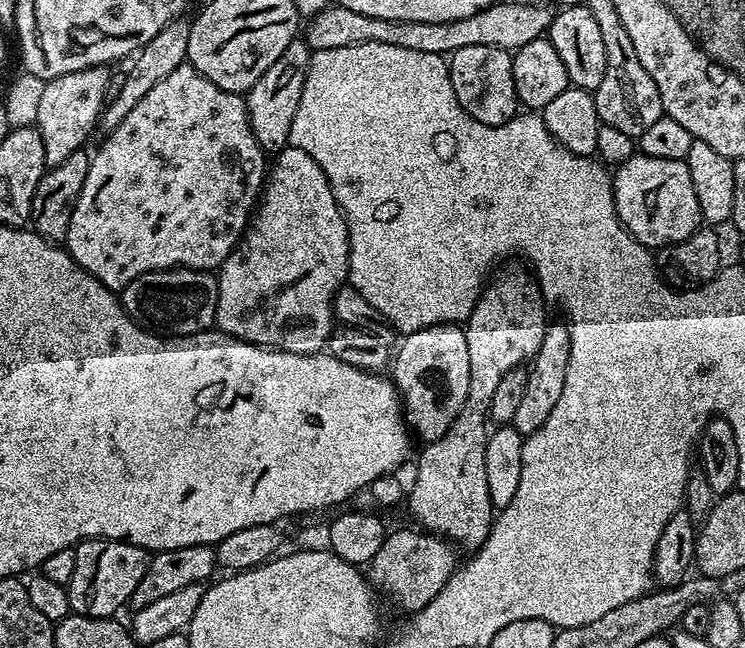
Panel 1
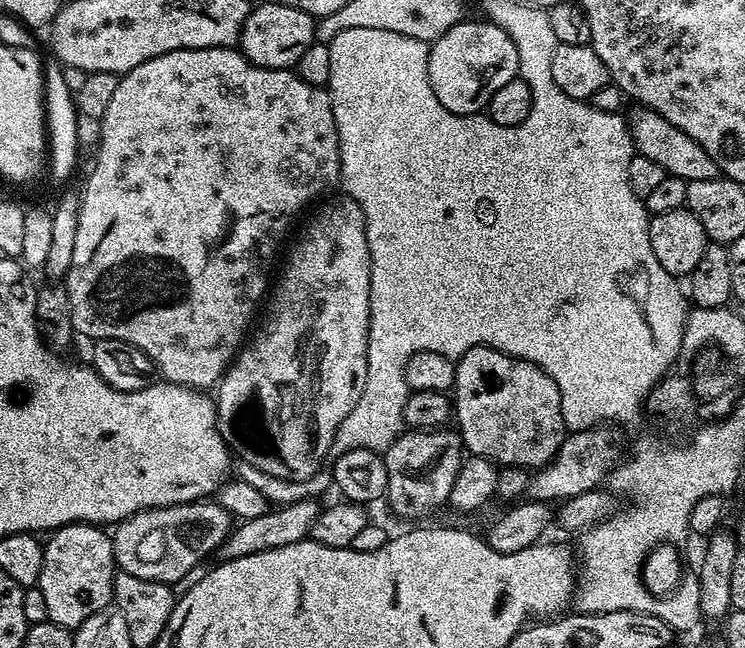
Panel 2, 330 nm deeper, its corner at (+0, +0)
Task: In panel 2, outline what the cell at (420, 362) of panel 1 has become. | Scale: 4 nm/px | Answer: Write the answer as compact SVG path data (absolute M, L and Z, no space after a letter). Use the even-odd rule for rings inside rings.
M437 429L430 432L404 432L394 443L383 453L384 465L387 472L387 504L398 516L406 518L408 522L414 522L416 518L422 518L432 513L438 506L444 506L453 489L454 481L464 459L463 441L459 433L449 429Z

